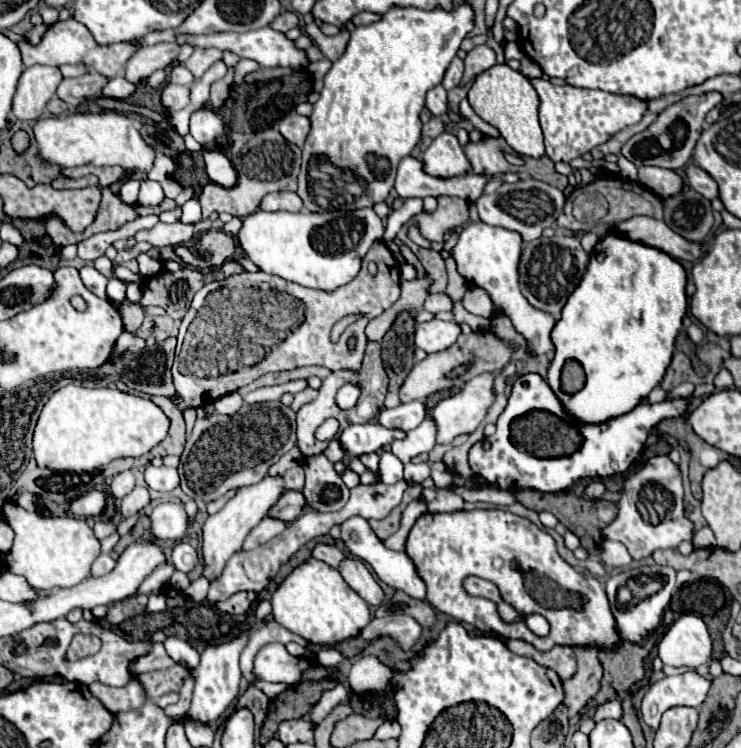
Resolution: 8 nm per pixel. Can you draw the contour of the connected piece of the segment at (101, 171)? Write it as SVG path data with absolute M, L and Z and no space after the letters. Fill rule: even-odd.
M83 165L83 167L75 167L75 169L63 169L63 173L71 173L71 175L73 173L93 173L99 177L99 187L109 187L127 175L127 171L123 167L91 167L91 165Z

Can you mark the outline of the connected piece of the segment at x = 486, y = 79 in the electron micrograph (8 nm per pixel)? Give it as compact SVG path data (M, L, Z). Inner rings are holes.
M493 65L491 69L483 71L469 89L469 103L481 119L499 129L501 137L513 151L527 157L545 155L543 131L539 125L539 95L535 93L531 81L519 71L513 71L507 65Z

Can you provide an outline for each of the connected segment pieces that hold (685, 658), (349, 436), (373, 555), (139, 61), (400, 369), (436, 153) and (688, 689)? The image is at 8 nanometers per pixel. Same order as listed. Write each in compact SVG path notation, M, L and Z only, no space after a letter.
M687 613L681 615L657 645L659 657L673 667L699 667L711 661L711 637L705 621Z
M361 423L361 425L351 425L345 431L341 431L339 441L347 457L353 459L365 453L375 453L381 447L403 437L405 433L401 429L385 429L379 423Z
M351 517L341 525L341 541L345 543L347 551L351 555L355 555L357 559L369 563L373 567L373 571L377 573L377 577L387 583L393 589L405 591L407 595L415 597L415 599L425 599L425 581L419 577L411 557L407 553L399 553L399 551L391 551L387 549L373 533L373 529L369 527L369 523L363 517Z
M157 43L153 47L141 47L127 61L125 77L131 83L141 83L153 71L165 69L167 65L175 63L177 55L179 55L179 45L173 43Z
M401 311L393 327L381 341L381 357L389 377L389 393L385 399L385 407L397 407L401 403L399 389L415 363L413 361L415 327L417 327L415 317L409 311Z
M441 133L421 155L423 171L433 177L451 179L461 177L471 171L471 163L467 161L463 147L459 145L453 133Z
M683 673L673 677L663 677L657 683L653 683L641 703L641 715L643 721L657 731L661 715L675 707L675 705L687 705L687 707L701 707L701 703L707 697L709 681L703 679L697 673Z

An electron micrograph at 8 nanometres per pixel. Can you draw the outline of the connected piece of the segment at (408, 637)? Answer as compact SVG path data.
M391 613L389 617L383 619L373 619L363 631L361 637L367 641L373 641L377 637L389 637L393 639L399 649L403 651L411 651L413 645L419 641L421 637L421 625L407 615L399 615L399 613Z

